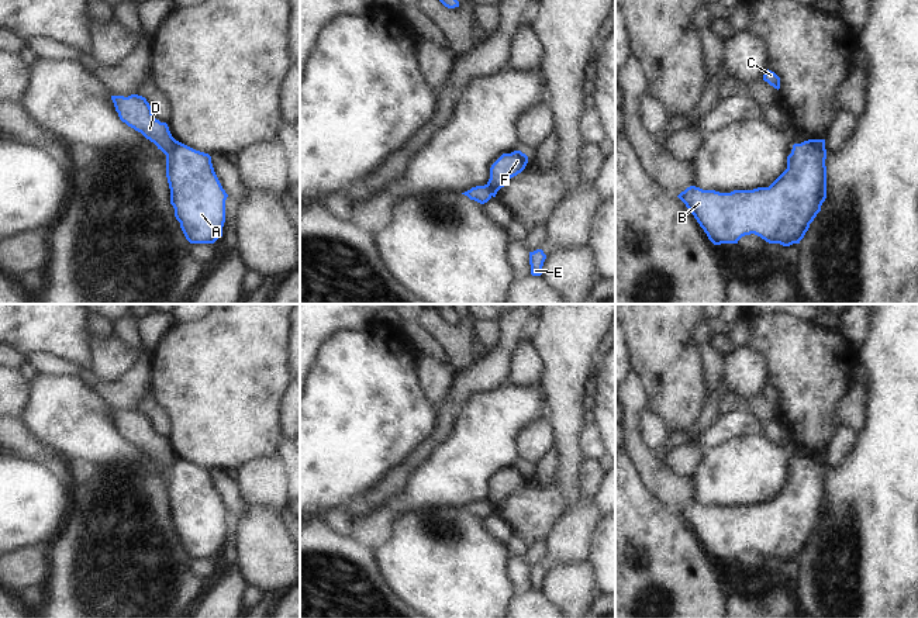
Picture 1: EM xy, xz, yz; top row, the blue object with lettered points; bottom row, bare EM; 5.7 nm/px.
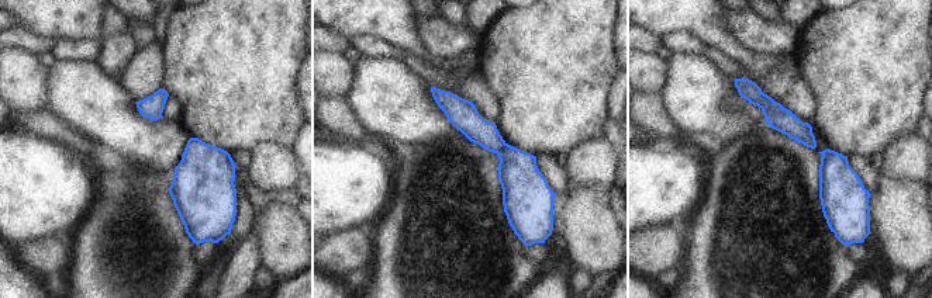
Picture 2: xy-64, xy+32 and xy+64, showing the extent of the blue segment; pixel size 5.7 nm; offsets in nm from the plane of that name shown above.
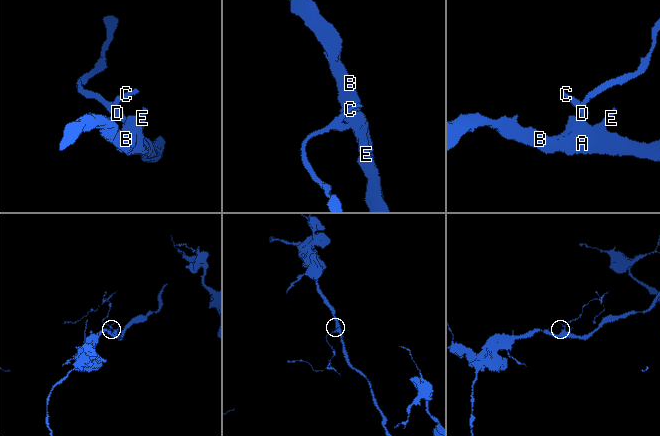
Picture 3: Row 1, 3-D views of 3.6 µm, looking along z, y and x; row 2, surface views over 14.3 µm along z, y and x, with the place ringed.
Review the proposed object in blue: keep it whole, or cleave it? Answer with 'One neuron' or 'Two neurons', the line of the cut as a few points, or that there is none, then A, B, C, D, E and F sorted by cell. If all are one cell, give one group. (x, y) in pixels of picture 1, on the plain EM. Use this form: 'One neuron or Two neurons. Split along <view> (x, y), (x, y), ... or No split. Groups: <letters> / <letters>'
Two neurons. Split along xy (176, 456), (165, 469). Groups: A B E F / C D.

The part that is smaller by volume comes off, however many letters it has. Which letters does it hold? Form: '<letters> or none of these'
C, D.

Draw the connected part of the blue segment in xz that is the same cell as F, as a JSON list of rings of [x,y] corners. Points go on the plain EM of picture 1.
[[[521,466],[503,469],[490,483],[490,494],[487,501],[493,512],[504,500],[518,488],[521,488],[528,479],[528,472]]]

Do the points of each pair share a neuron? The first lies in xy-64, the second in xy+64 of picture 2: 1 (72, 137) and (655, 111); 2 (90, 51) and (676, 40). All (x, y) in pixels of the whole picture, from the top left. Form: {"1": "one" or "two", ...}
{"1": "one", "2": "one"}

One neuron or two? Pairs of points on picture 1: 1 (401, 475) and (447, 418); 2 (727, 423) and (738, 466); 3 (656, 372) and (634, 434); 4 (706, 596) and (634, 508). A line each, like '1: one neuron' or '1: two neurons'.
1: one neuron
2: two neurons
3: two neurons
4: one neuron

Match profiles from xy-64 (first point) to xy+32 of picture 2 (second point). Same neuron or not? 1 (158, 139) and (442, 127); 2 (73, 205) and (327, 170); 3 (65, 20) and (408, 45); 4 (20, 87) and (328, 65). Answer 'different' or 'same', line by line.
1: same
2: same
3: same
4: same

